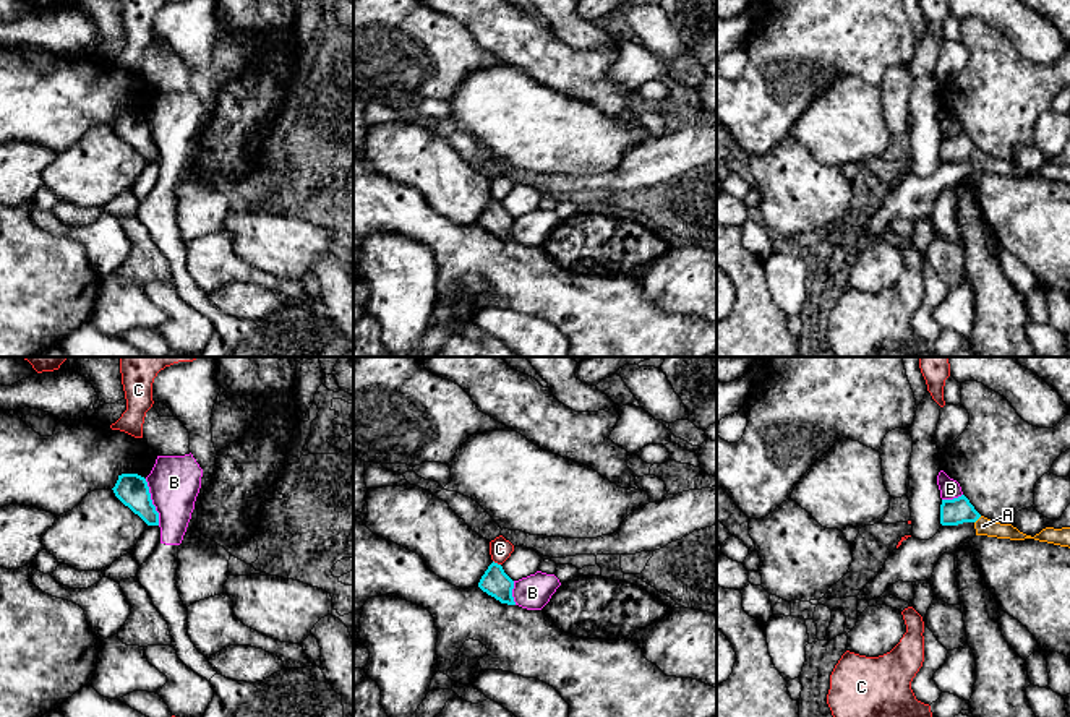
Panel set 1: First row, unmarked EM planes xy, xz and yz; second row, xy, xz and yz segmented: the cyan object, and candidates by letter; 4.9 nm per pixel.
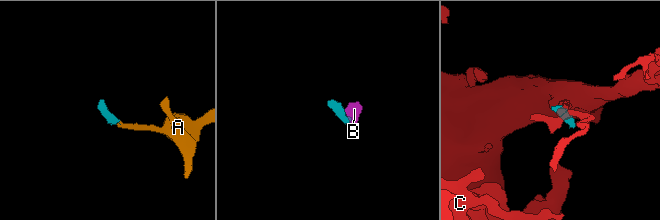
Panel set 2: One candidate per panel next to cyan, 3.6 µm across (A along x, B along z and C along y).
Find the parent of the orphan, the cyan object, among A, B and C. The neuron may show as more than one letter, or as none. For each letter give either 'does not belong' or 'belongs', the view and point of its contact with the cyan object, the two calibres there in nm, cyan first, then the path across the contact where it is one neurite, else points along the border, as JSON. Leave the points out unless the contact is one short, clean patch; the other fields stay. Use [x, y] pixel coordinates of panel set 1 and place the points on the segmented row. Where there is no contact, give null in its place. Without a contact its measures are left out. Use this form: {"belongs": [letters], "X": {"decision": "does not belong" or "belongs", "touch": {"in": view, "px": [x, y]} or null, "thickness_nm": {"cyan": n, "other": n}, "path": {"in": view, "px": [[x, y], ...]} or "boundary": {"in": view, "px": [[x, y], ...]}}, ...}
{"belongs": ["A"], "A": {"decision": "belongs", "touch": {"in": "yz", "px": [978, 518]}, "thickness_nm": {"cyan": 130, "other": 90}, "path": {"in": "yz", "px": [[955, 511], [965, 511], [978, 518], [983, 526]]}}, "B": {"decision": "does not belong", "touch": {"in": "xy", "px": [151, 502]}, "thickness_nm": {"cyan": 160, "other": 260}, "boundary": {"in": "xy", "px": [[145, 479], [159, 524]]}}, "C": {"decision": "does not belong", "touch": {"in": "xz", "px": [496, 563]}, "thickness_nm": {"cyan": 140, "other": 110}, "boundary": {"in": "xz", "px": [[493, 560], [500, 565]]}}}

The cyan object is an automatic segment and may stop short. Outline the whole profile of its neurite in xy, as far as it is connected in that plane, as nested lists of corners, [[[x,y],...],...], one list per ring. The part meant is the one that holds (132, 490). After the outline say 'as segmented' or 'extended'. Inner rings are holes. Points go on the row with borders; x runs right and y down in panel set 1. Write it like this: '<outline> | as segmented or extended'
[[[122,474],[112,488],[115,496],[138,514],[148,526],[159,526],[159,513],[152,504],[149,487],[138,474]]] | as segmented

